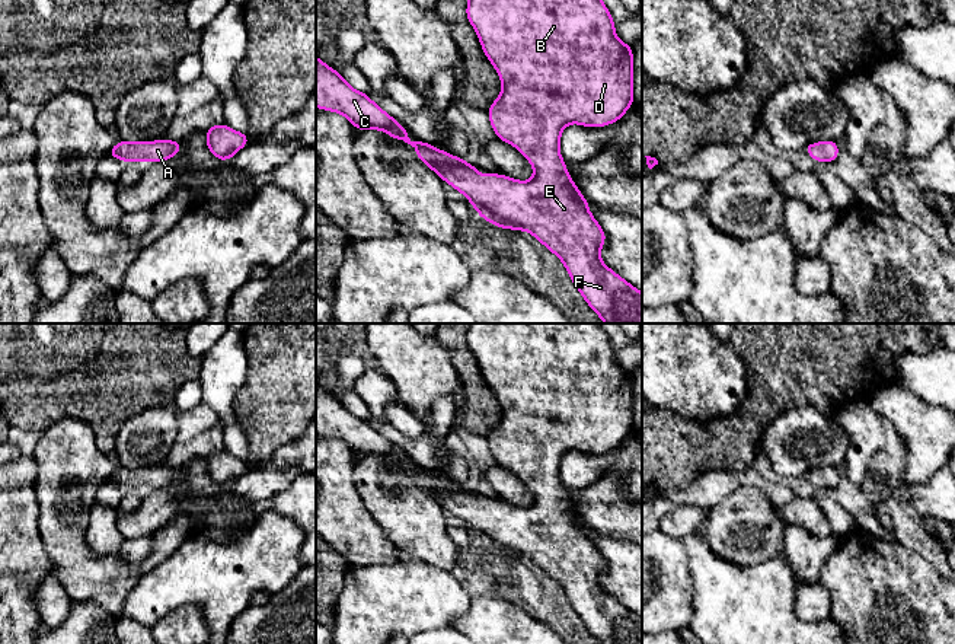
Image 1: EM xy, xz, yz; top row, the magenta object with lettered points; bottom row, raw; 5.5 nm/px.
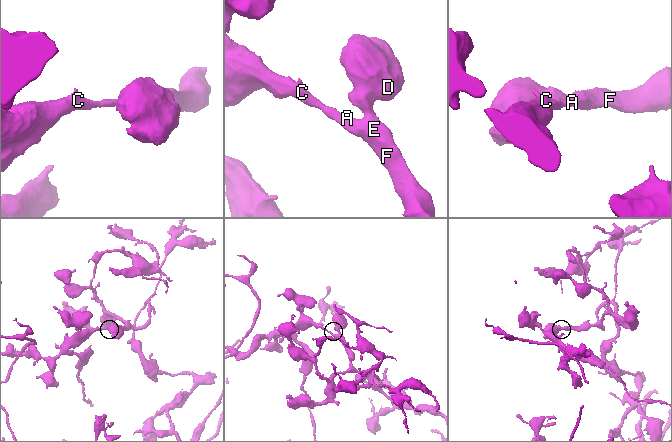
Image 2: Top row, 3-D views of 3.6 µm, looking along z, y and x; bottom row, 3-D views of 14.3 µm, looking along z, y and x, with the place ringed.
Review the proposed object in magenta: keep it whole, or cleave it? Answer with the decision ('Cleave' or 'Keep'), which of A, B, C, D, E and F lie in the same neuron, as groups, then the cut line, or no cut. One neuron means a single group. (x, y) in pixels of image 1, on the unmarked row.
Keep. Groups: A B C D E F. No split

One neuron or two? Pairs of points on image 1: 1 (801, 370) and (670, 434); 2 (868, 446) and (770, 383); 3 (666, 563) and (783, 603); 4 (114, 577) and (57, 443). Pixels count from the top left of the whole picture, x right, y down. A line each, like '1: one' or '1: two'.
1: one
2: two
3: two
4: one

